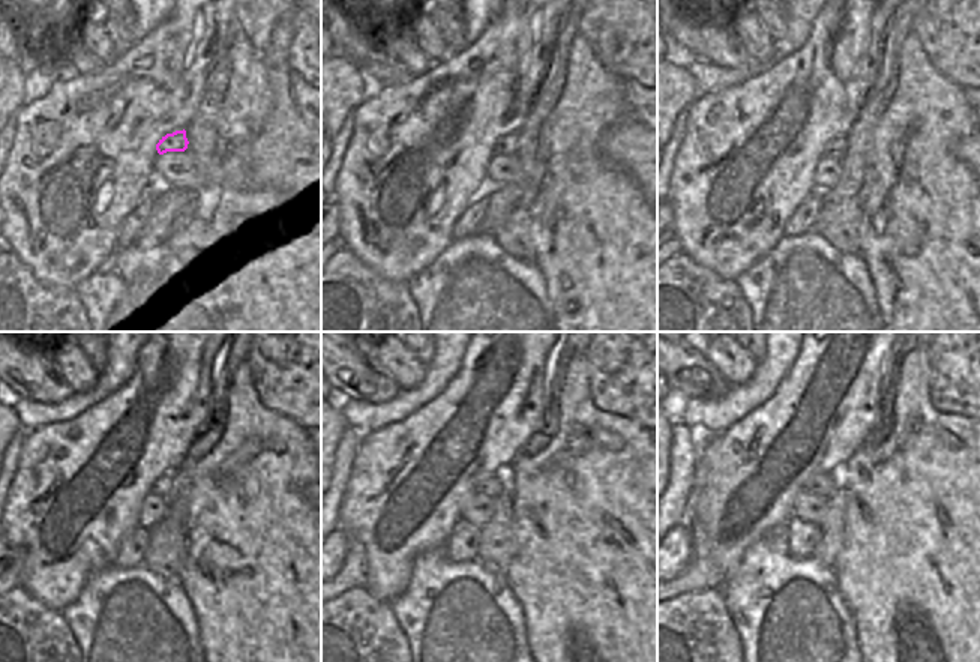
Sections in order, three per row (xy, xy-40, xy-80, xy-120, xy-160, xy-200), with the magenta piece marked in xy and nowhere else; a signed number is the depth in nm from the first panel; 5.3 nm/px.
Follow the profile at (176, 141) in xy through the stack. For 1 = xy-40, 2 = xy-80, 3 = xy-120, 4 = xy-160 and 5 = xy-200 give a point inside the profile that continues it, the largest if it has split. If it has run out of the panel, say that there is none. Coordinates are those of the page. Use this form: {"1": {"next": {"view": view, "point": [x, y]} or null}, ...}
{"1": {"next": {"view": "xy-40", "point": [506, 144]}}, "2": {"next": {"view": "xy-80", "point": [836, 146]}}, "3": {"next": {"view": "xy-120", "point": [162, 485]}}, "4": {"next": {"view": "xy-160", "point": [496, 484]}}, "5": {"next": {"view": "xy-200", "point": [826, 484]}}}

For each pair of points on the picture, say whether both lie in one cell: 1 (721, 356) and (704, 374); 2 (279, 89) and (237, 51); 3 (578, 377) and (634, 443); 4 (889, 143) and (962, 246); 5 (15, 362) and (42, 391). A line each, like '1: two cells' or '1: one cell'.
1: two cells
2: two cells
3: one cell
4: one cell
5: one cell

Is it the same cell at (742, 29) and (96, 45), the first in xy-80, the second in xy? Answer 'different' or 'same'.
same

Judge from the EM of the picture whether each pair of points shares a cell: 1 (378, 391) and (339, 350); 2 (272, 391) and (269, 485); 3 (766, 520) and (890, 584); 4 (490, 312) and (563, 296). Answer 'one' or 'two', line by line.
1: one
2: two
3: two
4: two

